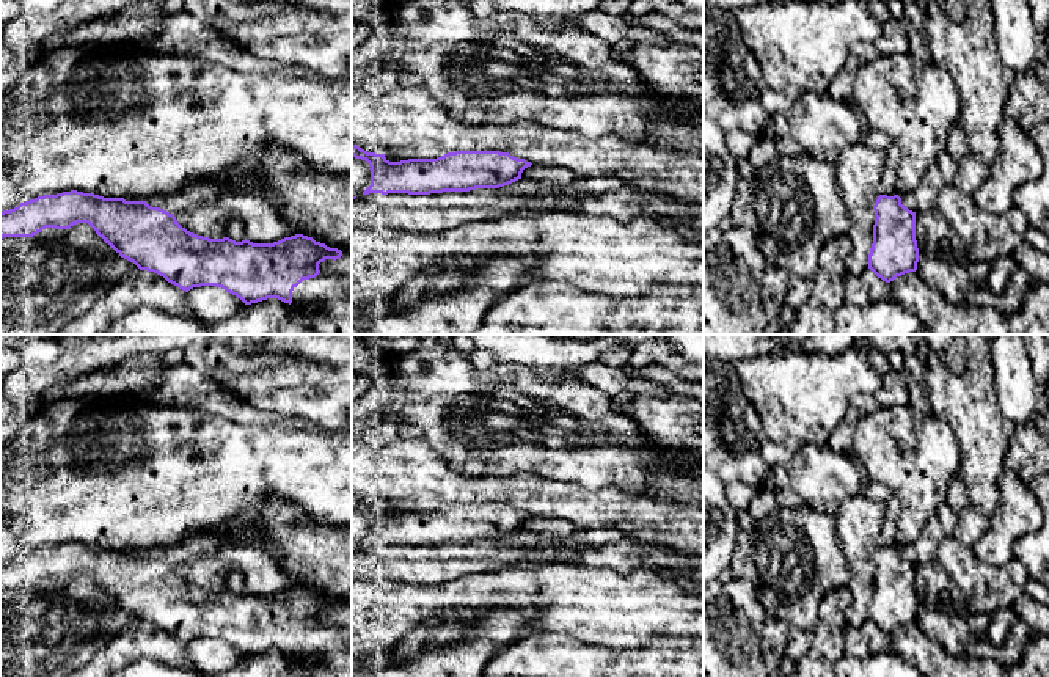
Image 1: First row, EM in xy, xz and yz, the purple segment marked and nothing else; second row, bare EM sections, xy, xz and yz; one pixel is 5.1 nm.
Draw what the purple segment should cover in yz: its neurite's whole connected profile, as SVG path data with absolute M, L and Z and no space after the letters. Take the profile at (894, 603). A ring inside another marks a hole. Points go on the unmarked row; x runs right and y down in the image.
M879 547L875 558L873 595L868 620L883 633L917 622L916 564L898 547Z

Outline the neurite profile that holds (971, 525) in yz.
M953 476L948 482L945 503L956 515L952 536L964 547L974 548L988 529L988 517L972 504L958 476Z

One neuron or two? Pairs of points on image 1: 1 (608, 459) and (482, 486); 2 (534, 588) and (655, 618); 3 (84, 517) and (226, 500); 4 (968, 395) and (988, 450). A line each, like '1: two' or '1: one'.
1: two
2: one
3: one
4: one

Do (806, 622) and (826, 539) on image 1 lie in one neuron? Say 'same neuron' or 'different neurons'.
same neuron

